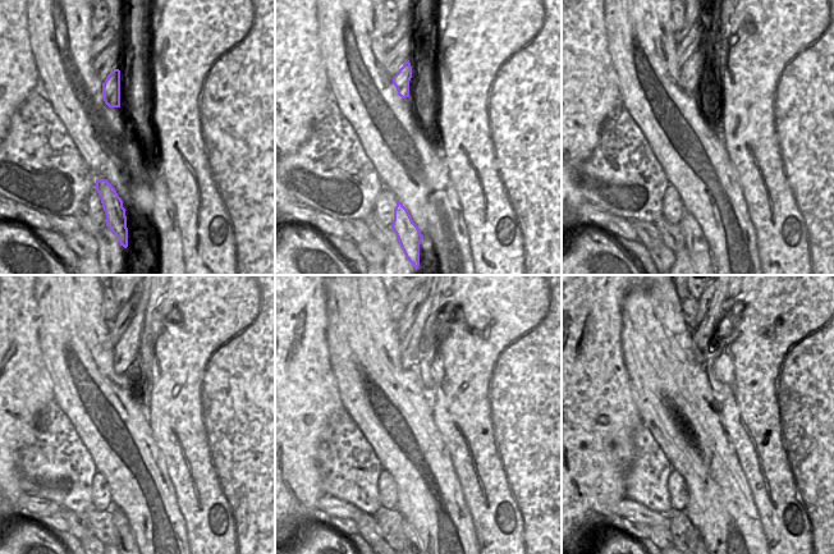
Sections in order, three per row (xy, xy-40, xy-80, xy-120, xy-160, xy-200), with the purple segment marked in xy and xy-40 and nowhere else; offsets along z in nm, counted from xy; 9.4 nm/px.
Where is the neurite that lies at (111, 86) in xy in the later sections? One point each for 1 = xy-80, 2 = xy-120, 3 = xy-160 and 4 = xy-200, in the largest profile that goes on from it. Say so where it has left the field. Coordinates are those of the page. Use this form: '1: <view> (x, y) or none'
1: xy-80 (691, 72)
2: xy-120 (125, 352)
3: xy-160 (412, 346)
4: xy-200 (704, 342)

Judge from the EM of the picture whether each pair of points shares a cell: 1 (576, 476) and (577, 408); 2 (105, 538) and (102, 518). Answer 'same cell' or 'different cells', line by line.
1: same cell
2: same cell

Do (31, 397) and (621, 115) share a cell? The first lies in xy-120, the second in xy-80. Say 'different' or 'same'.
different

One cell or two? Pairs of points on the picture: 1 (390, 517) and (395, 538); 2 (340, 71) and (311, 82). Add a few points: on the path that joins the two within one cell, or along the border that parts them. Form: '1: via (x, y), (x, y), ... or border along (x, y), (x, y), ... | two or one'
1: via (390, 522), (392, 532) | one
2: border along (320, 46), (320, 56), (333, 97) | two

